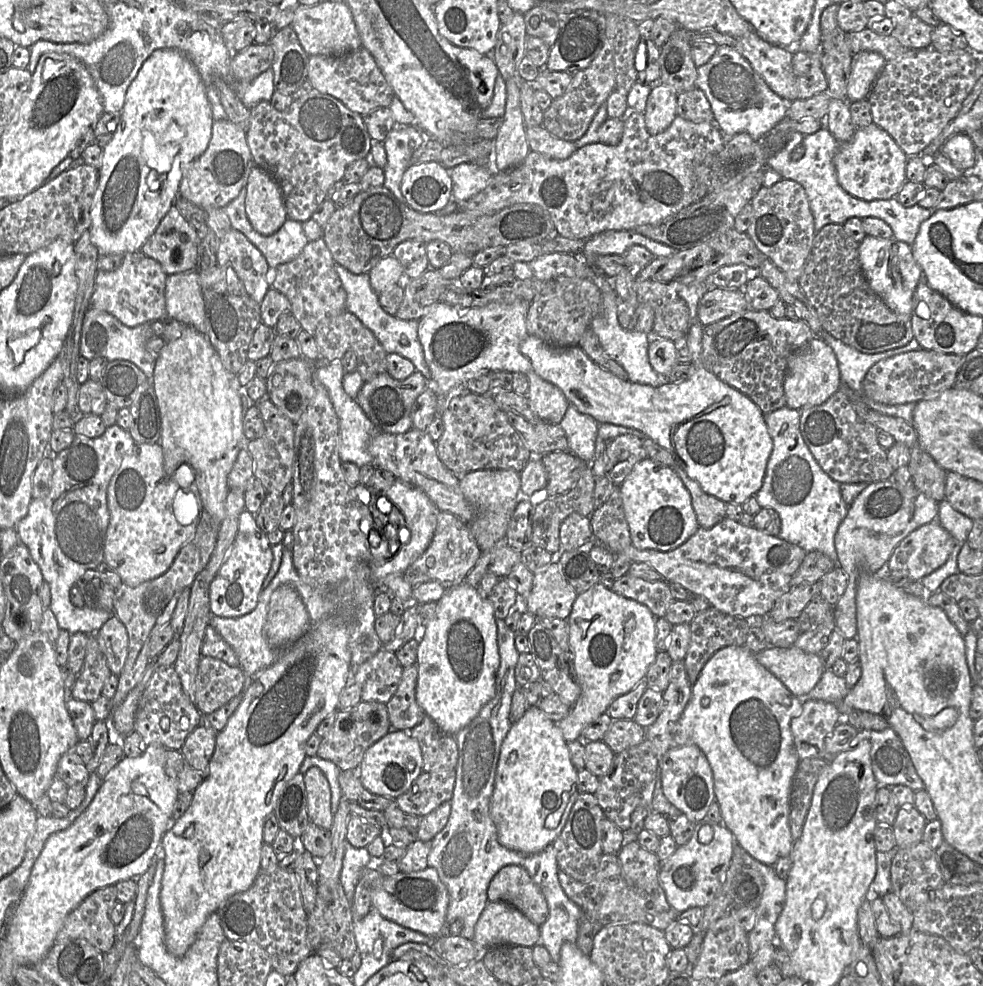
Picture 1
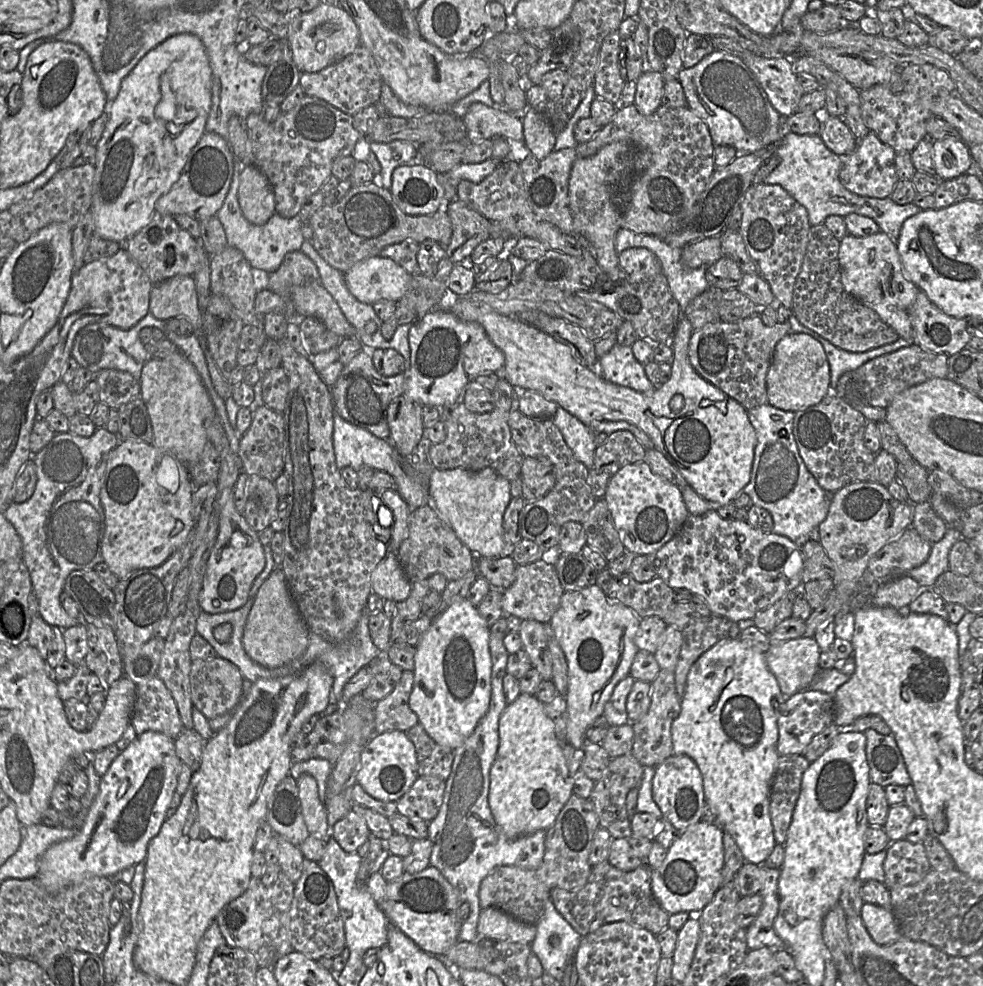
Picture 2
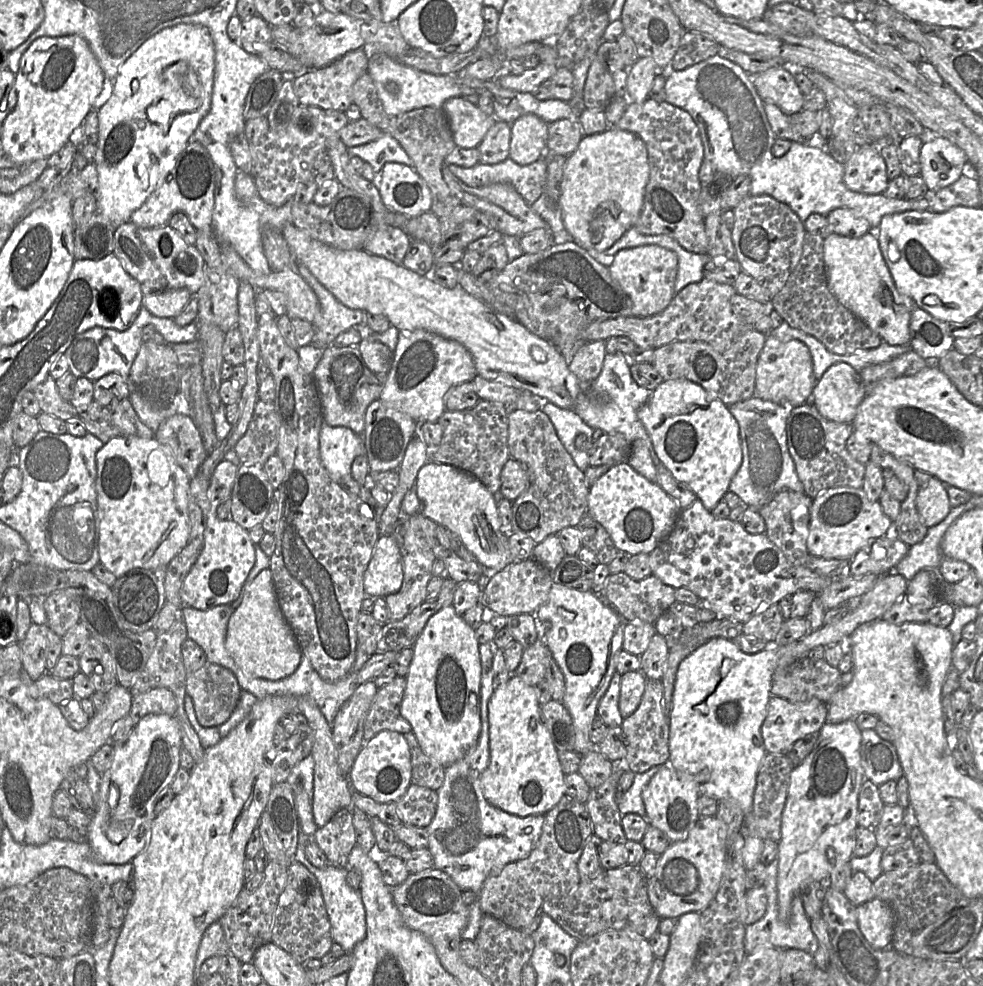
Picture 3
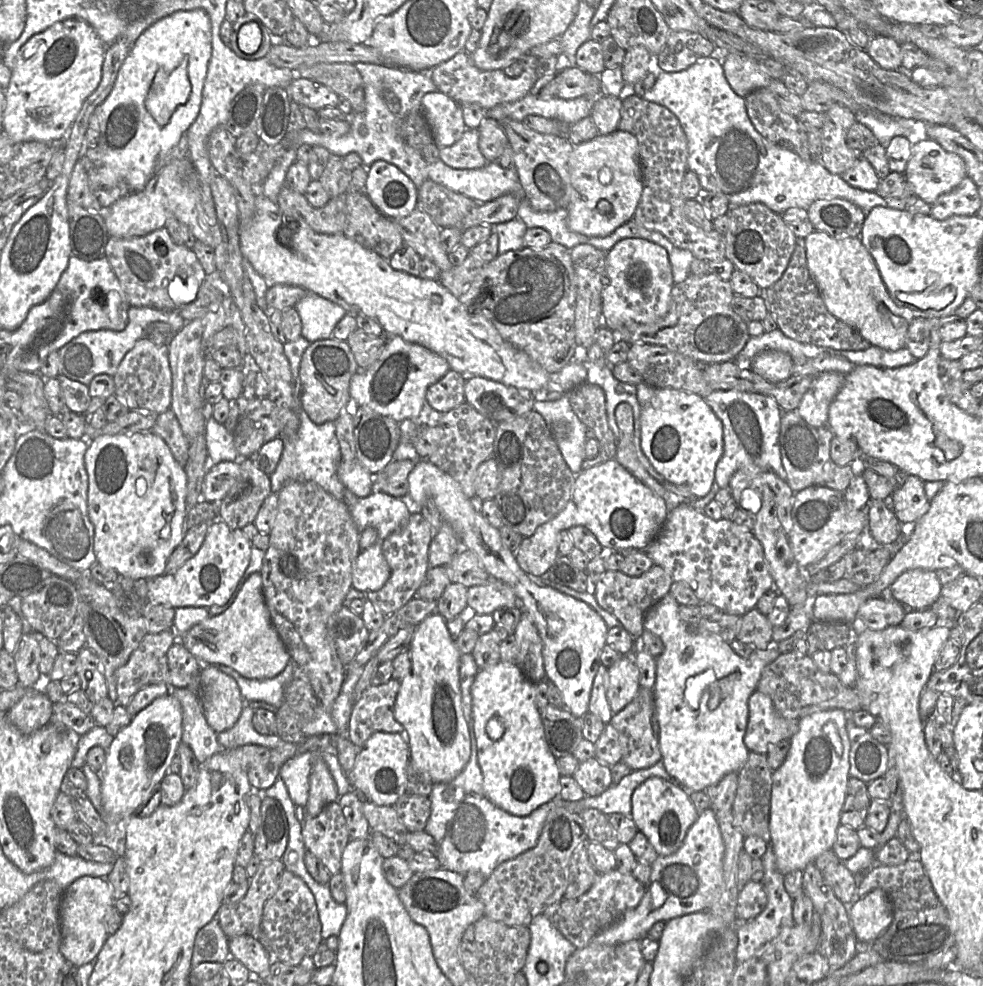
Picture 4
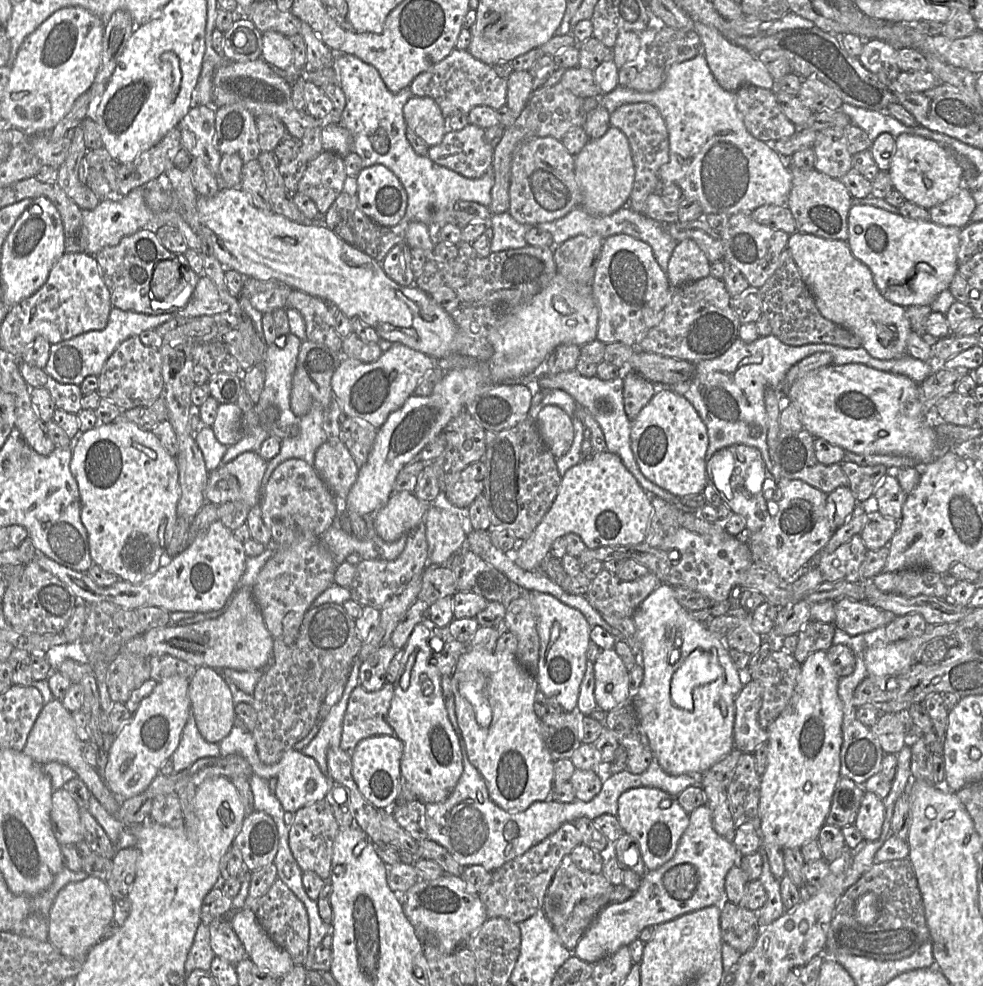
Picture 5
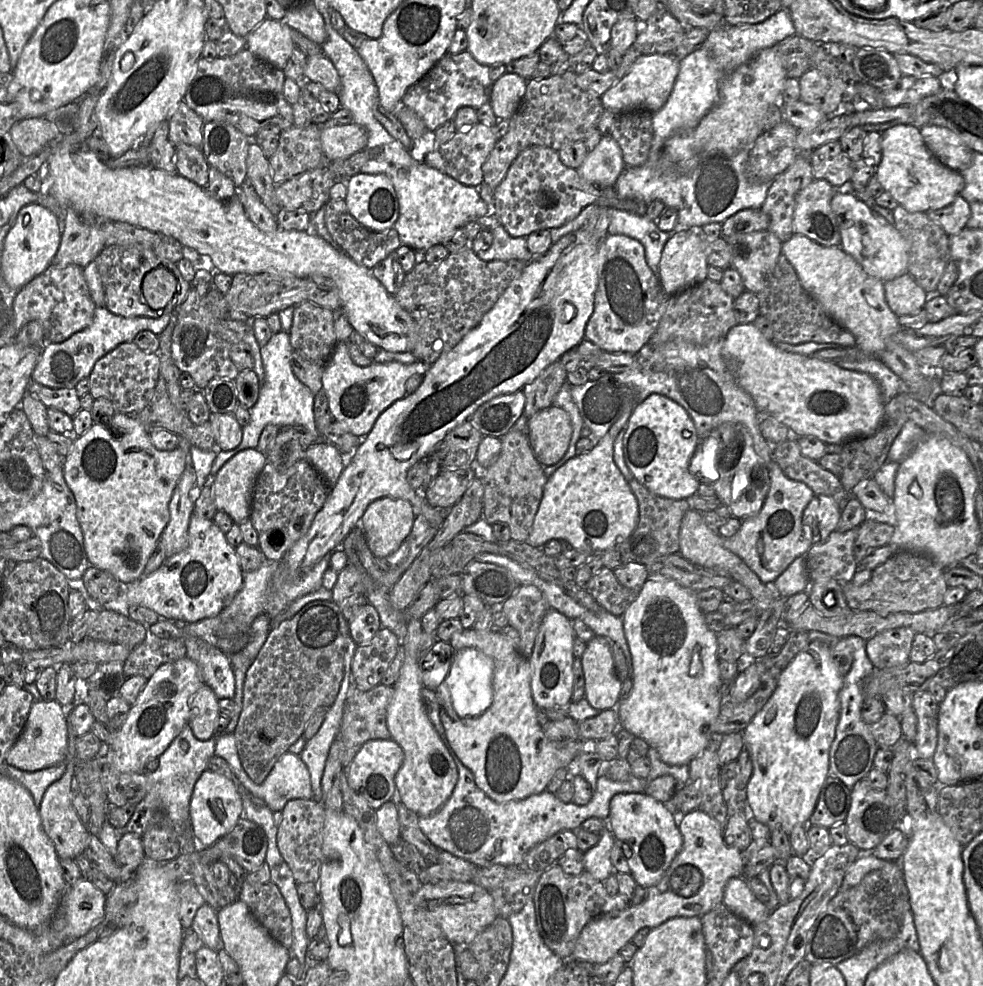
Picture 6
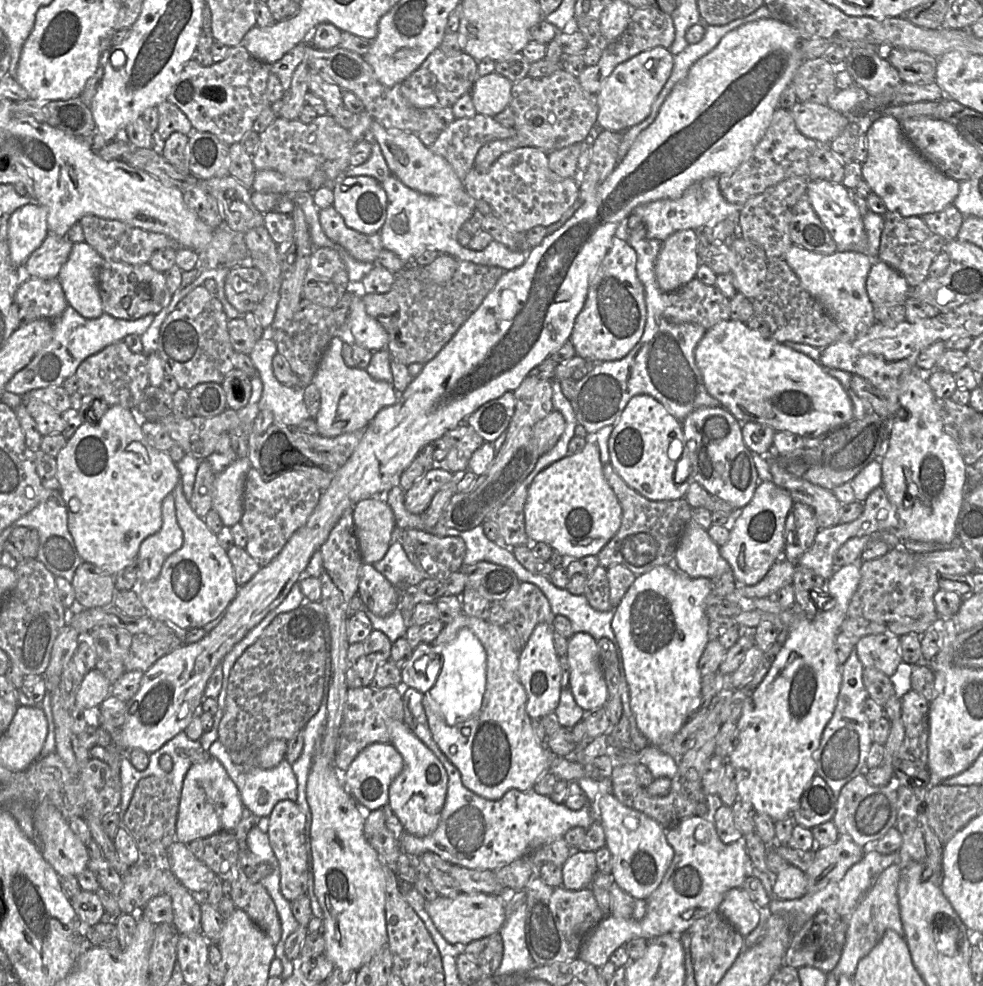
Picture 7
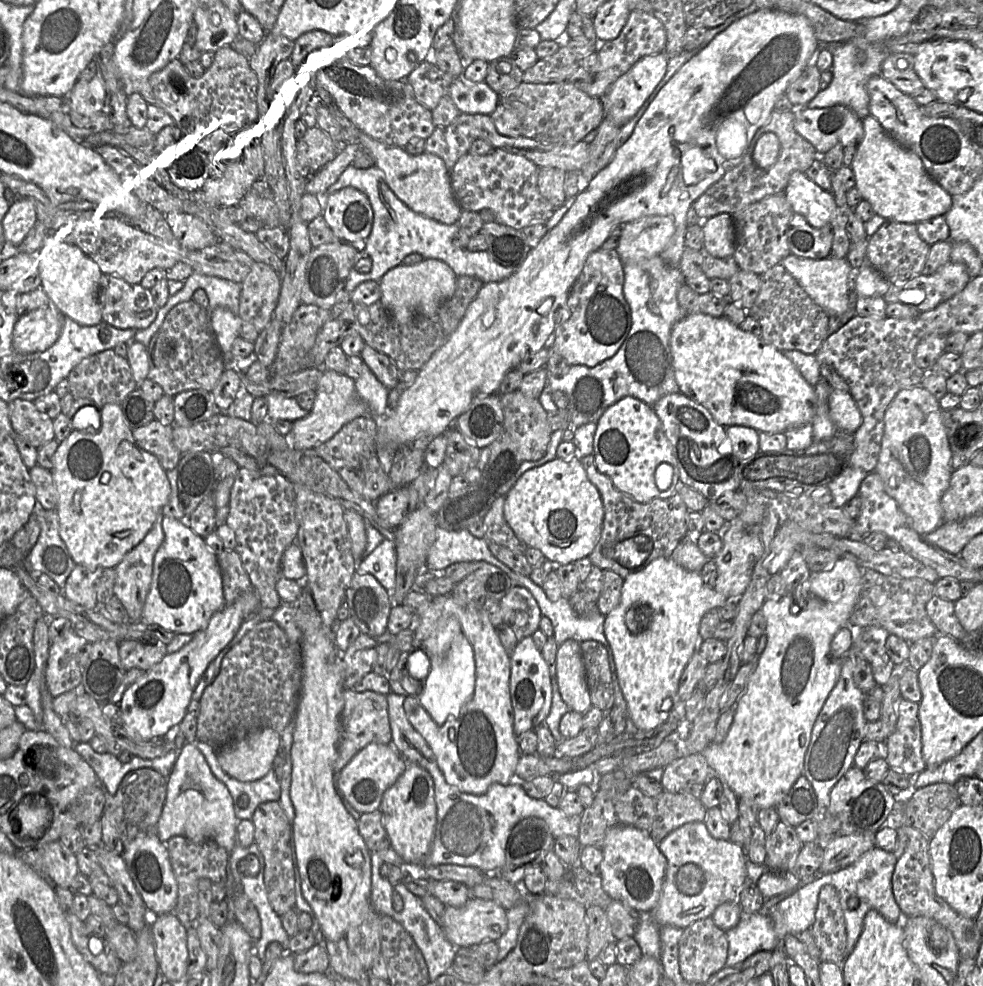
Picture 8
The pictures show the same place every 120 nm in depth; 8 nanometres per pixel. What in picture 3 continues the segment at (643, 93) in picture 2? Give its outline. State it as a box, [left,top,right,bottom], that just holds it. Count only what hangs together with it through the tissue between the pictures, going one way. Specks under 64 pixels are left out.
[627,57,656,103]

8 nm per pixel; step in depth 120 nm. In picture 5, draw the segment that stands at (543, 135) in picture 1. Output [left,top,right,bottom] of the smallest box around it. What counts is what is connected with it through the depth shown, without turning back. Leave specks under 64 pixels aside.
[403,97,446,146]

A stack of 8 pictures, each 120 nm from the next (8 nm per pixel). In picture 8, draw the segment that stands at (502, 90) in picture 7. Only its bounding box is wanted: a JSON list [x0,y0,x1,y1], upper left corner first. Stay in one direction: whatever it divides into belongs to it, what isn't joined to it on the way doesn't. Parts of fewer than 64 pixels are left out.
[448,77,500,115]

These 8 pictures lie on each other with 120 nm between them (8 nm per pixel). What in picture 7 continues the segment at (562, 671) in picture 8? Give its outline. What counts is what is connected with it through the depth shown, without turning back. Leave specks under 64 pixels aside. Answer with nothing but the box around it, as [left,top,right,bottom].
[568,633,608,711]

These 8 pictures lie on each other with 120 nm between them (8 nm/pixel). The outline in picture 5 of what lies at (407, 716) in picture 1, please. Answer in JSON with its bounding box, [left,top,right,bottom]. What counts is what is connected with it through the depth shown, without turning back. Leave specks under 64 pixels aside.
[340,683,395,756]

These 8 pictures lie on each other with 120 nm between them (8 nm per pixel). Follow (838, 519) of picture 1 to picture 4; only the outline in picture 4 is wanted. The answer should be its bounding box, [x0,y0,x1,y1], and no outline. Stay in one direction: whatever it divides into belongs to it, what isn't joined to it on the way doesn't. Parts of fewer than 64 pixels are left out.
[705,390,786,488]

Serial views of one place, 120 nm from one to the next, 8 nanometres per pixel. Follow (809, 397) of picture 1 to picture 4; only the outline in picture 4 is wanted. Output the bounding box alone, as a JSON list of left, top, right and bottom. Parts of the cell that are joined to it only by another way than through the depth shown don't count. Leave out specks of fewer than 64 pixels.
[750,350,793,383]

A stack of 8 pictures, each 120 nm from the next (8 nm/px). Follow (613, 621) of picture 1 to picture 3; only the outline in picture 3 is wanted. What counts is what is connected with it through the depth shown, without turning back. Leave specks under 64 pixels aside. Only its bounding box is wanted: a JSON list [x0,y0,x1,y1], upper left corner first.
[533,584,628,754]

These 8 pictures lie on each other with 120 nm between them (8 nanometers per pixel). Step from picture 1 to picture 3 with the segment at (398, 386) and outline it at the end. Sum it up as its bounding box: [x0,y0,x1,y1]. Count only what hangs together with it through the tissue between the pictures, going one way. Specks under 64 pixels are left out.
[312,344,386,435]

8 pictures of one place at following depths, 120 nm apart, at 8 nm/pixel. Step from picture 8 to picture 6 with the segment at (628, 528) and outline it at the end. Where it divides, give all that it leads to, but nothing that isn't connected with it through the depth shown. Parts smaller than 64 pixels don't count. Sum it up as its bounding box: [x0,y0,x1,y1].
[602,475,690,570]

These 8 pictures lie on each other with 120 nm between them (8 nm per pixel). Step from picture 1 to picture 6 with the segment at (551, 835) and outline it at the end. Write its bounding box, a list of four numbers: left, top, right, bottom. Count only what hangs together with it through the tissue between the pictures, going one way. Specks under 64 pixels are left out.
[436,628,584,802]

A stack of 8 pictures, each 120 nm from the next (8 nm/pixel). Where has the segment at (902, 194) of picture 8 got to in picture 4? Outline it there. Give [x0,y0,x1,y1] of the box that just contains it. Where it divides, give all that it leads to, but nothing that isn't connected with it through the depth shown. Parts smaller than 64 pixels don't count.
[903,139,966,204]

